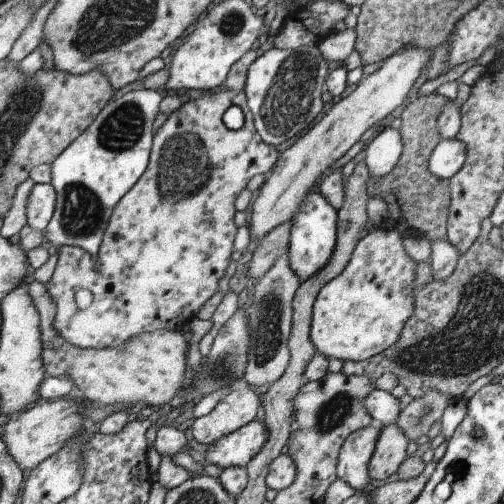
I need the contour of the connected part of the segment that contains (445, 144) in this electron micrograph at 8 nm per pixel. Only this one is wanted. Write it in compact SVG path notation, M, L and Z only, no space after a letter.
M457 137L443 139L428 158L428 170L439 180L449 179L461 168L466 159L466 148Z

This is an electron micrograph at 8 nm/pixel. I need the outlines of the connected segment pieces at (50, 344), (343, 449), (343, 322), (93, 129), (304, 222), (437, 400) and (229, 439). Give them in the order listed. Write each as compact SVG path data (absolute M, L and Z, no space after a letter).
M33 279L25 288L38 314L45 377L69 377L75 391L93 403L93 406L117 402L134 405L139 402L147 411L153 405L158 406L171 400L179 386L185 385L188 342L183 331L163 328L129 337L115 348L81 348L68 343L54 329L55 303L52 303L51 295L43 283Z
M367 425L352 432L340 446L336 460L336 476L341 477L353 490L371 487L367 465L381 428Z
M391 227L363 235L345 268L316 294L309 336L317 352L340 361L362 361L389 348L413 314L414 261L404 249L403 237Z
M137 88L115 100L110 100L75 140L72 140L50 163L50 185L56 194L54 211L44 228L44 236L56 248L61 245L78 246L95 256L113 205L141 176L148 163L153 128L151 123L158 112L162 95L151 89Z
M311 192L302 200L298 211L290 218L286 257L288 267L300 281L312 277L330 259L336 243L336 212L319 192Z
M430 390L418 399L409 401L407 406L400 410L396 427L408 441L426 435L429 427L440 418L449 402L453 401Z
M251 420L232 433L219 438L212 445L207 446L205 464L215 464L215 466L221 466L223 469L230 466L244 467L261 450L265 444L267 433L268 430L263 421Z

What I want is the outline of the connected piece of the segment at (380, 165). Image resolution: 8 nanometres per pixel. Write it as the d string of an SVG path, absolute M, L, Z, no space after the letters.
M384 126L368 143L360 158L367 165L369 177L378 179L395 166L401 153L400 132L390 126Z

